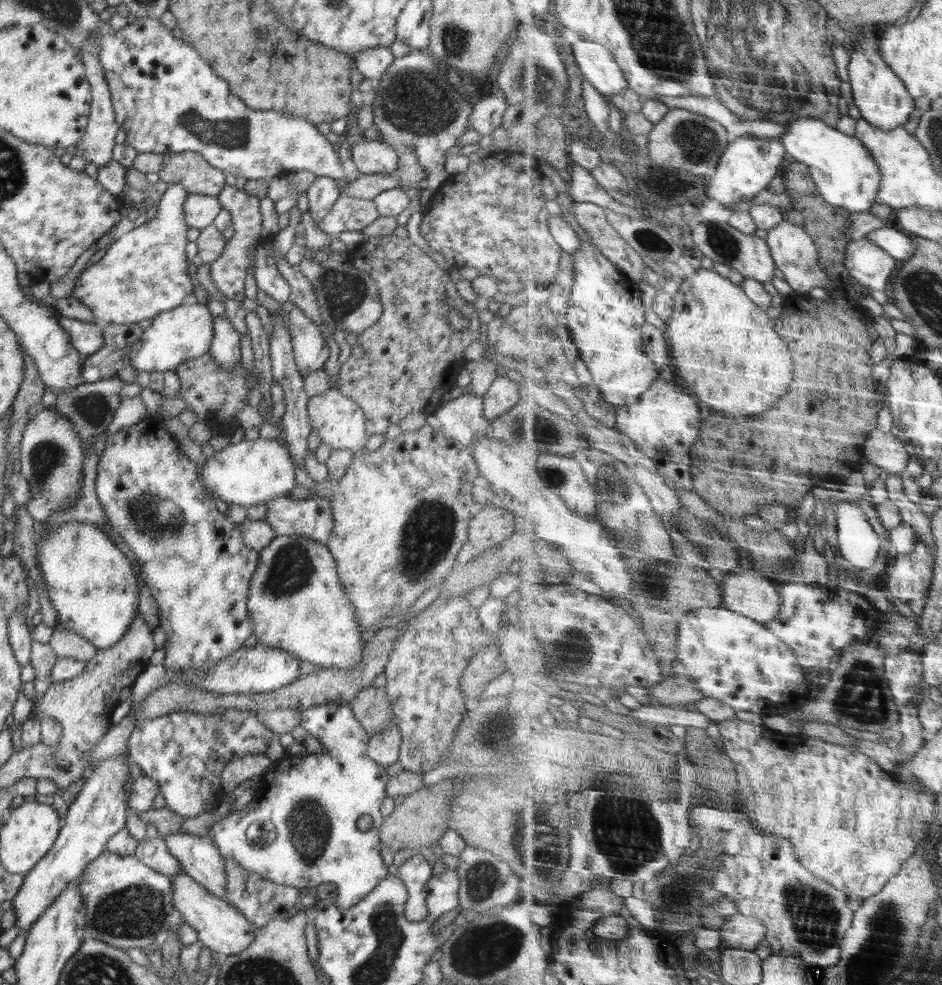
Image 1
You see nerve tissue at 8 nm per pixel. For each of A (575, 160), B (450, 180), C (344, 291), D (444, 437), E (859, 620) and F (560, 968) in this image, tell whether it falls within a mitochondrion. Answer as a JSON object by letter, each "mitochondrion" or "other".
{"A":"other","B":"other","C":"mitochondrion","D":"other","E":"mitochondrion","F":"other"}

